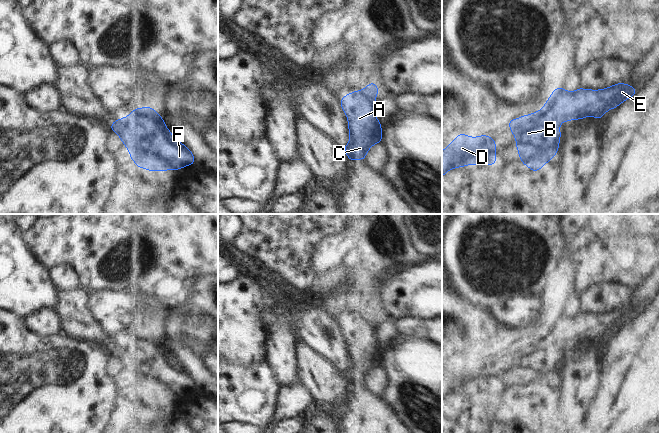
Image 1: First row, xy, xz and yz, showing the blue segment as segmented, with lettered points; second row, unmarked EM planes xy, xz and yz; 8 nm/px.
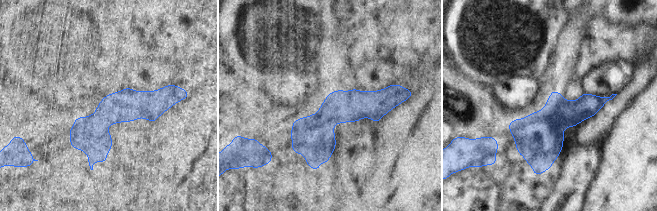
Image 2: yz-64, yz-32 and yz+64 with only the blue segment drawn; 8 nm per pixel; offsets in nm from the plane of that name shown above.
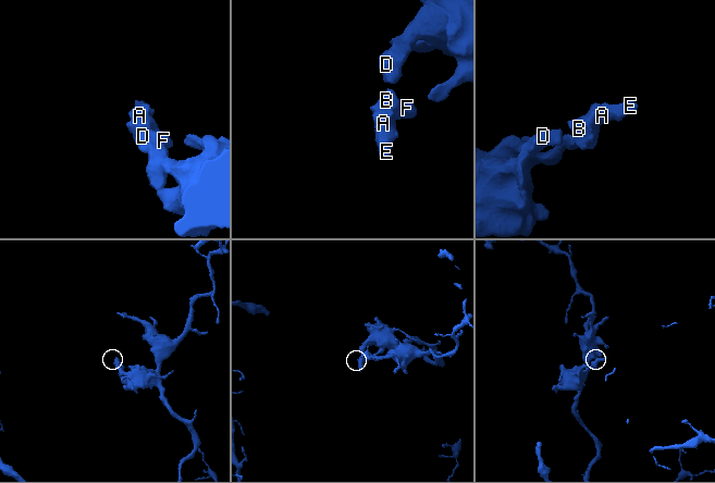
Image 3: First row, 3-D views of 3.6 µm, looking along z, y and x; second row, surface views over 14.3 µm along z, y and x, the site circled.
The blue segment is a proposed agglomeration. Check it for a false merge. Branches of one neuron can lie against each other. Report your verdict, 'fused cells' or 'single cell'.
single cell

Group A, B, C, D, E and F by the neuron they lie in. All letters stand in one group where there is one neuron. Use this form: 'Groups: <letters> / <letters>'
Groups: A B C D E F.

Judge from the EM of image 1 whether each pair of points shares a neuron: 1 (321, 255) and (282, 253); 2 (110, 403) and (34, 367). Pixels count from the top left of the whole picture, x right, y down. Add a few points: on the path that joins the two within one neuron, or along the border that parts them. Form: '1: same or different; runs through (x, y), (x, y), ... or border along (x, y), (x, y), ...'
1: different; border along (326, 236), (317, 244), (310, 261), (315, 275)
2: same; runs through (91, 397), (68, 396), (53, 381)

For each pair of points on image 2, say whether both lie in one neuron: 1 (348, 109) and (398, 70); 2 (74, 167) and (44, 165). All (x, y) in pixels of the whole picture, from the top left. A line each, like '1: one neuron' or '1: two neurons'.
1: two neurons
2: one neuron

